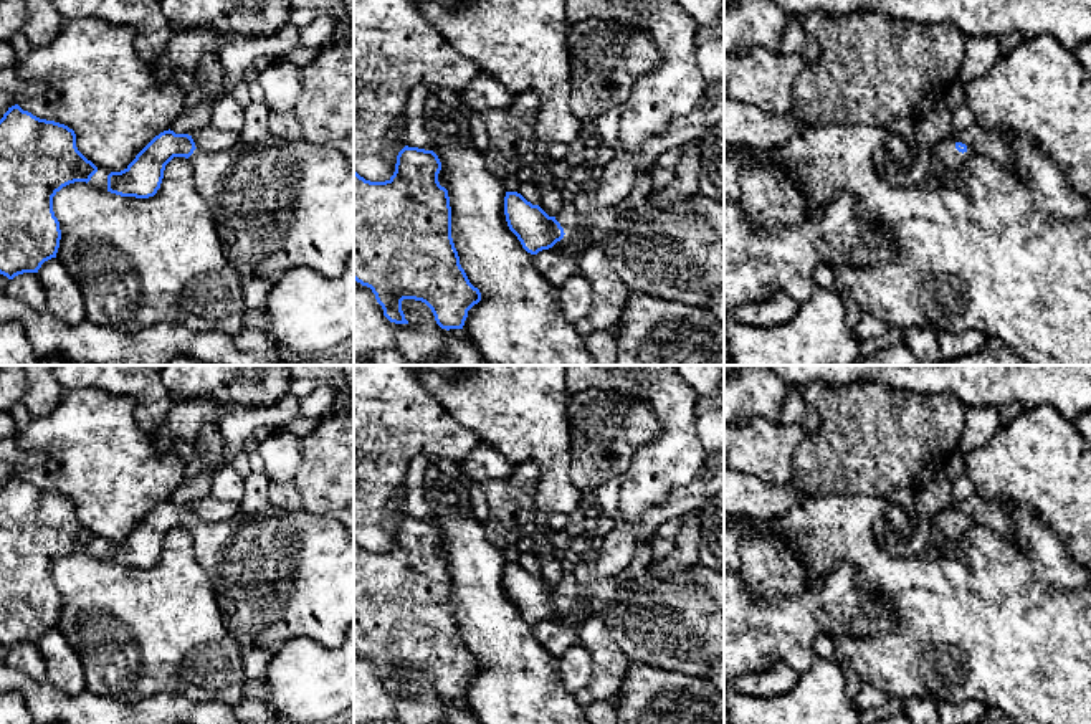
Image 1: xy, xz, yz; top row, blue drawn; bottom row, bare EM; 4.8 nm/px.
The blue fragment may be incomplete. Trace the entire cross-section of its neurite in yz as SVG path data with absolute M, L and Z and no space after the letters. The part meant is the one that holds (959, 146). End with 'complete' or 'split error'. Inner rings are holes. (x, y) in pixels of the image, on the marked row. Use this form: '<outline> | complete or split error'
M944 141L934 147L927 172L936 177L946 175L947 179L954 179L957 170L965 164L967 154L965 144Z | split error

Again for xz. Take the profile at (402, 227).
M405 145L393 175L370 182L354 170L354 279L375 294L384 316L395 324L408 324L403 299L425 302L441 329L463 329L468 311L481 301L460 264L451 238L448 190L440 185L441 162L433 150Z | complete

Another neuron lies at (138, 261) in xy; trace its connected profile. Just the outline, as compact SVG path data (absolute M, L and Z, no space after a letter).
M174 157L165 165L154 197L121 197L86 182L74 182L56 192L53 212L61 230L56 258L76 281L86 317L94 324L121 332L137 332L160 322L175 322L193 332L238 334L245 327L243 278L228 264L213 215L195 188L195 170L188 159Z

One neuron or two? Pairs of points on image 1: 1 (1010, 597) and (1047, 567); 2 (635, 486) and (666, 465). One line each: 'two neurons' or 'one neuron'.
1: two neurons
2: one neuron

